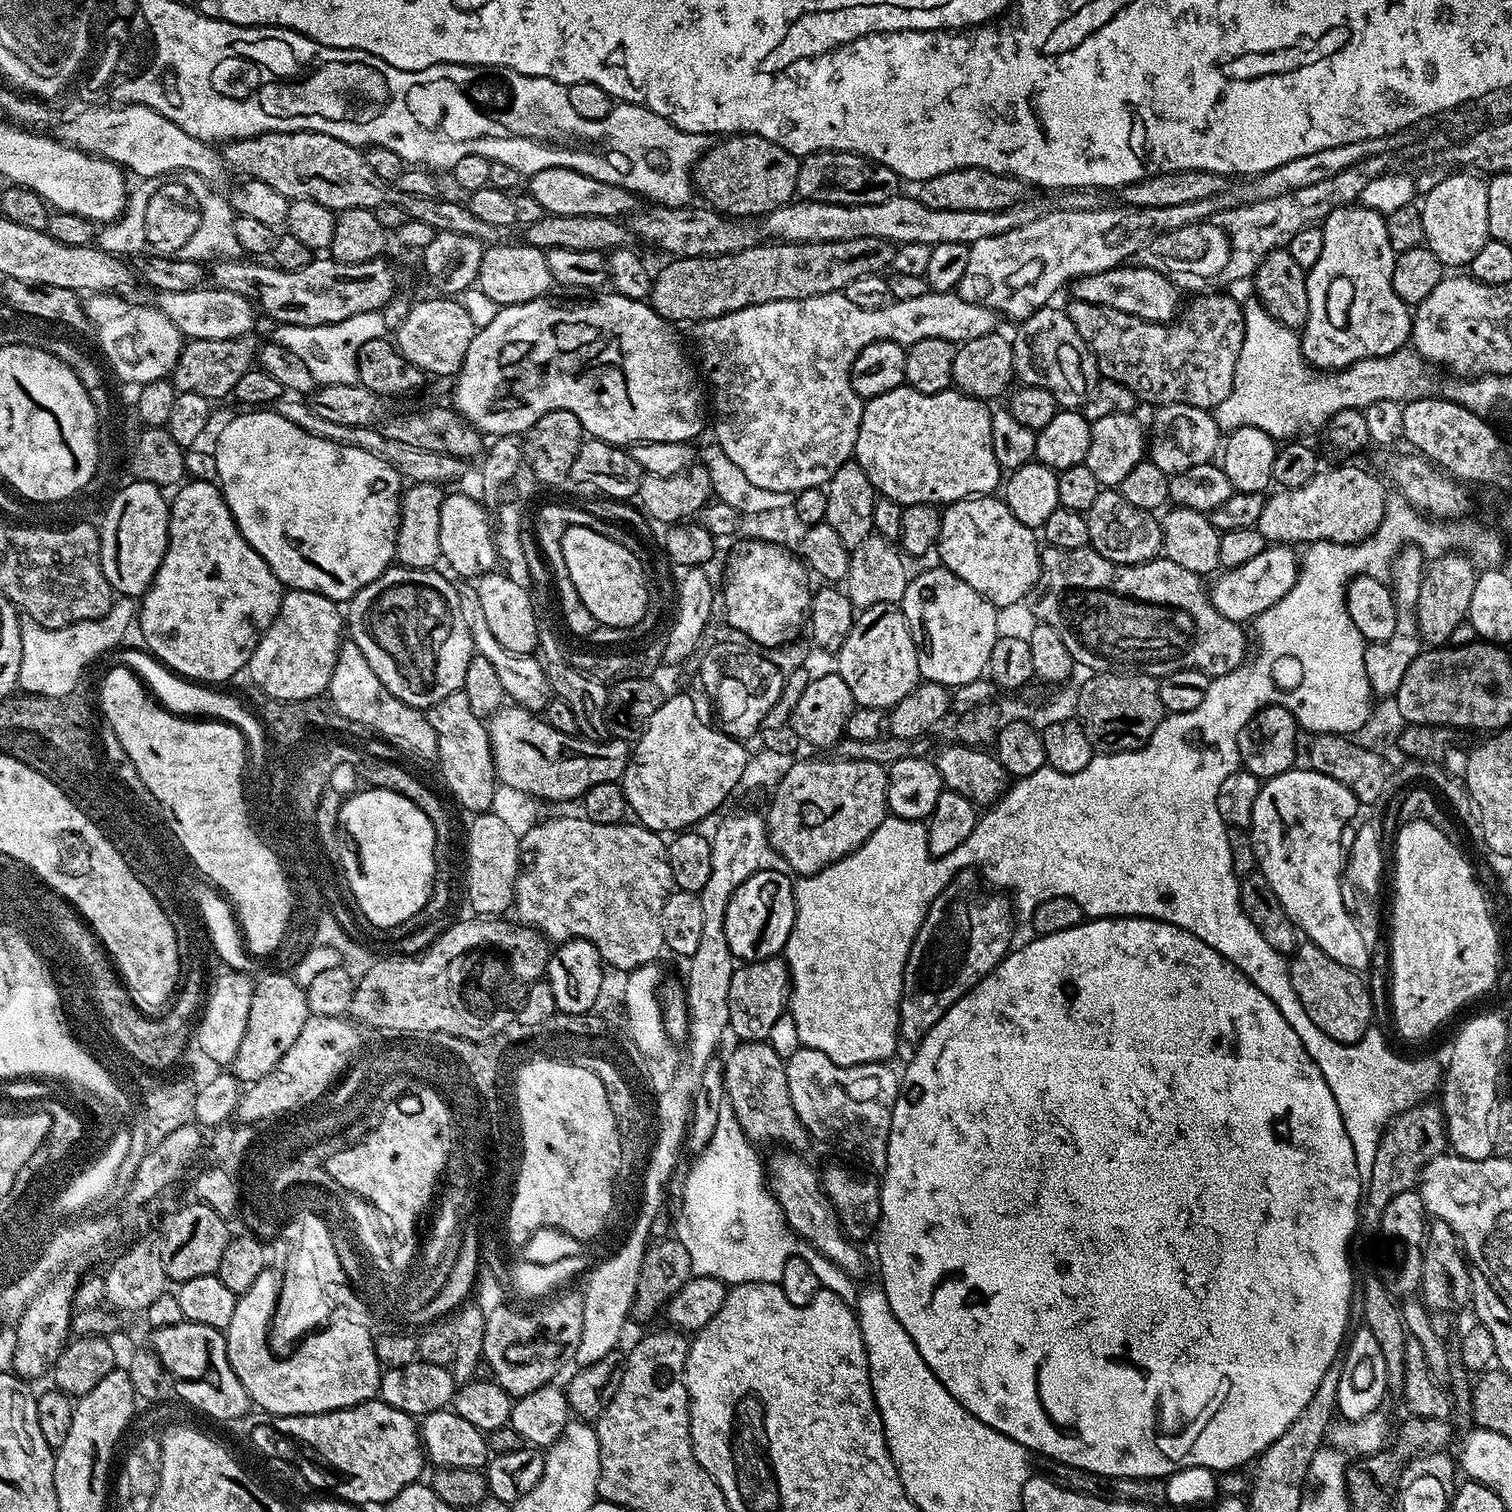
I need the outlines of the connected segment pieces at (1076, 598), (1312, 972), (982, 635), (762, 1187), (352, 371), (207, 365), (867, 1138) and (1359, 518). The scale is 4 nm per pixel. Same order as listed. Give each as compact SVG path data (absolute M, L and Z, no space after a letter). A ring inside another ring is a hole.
M1091 546L1079 548L1078 550L1058 550L1057 548L1045 547L1040 553L1040 573L1038 582L1033 586L1032 591L1026 597L1026 605L1032 611L1032 620L1054 626L1058 630L1058 635L1062 637L1062 642L1066 642L1066 650L1070 650L1073 661L1084 668L1092 668L1093 673L1110 672L1113 670L1131 670L1133 672L1143 672L1145 676L1161 677L1170 674L1174 670L1190 670L1197 668L1199 672L1204 672L1209 678L1230 674L1237 666L1244 663L1246 653L1250 648L1250 640L1244 637L1244 632L1239 623L1230 618L1222 618L1218 610L1214 610L1209 589L1204 584L1201 577L1194 575L1190 570L1182 570L1178 562L1170 562L1167 558L1157 558L1147 560L1144 564L1115 564L1102 554L1098 554Z
M1304 942L1297 947L1288 965L1292 988L1298 994L1306 1014L1331 1040L1339 1044L1357 1044L1374 1024L1372 994L1361 973L1334 962L1316 944Z
M935 567L917 576L915 573L909 579L902 607L916 643L921 681L943 684L947 689L955 690L985 675L990 650L994 650L998 635L998 609L950 569Z
M724 1103L718 1114L718 1127L710 1142L695 1157L692 1169L684 1180L684 1193L680 1196L680 1217L674 1220L675 1239L686 1246L690 1254L693 1276L718 1278L724 1284L779 1284L782 1270L792 1256L797 1255L798 1238L786 1221L766 1183L766 1172L762 1160L756 1157L757 1149L745 1135L734 1110Z
M383 311L354 314L342 322L323 324L322 326L294 326L276 324L275 343L286 346L286 350L298 354L310 374L314 374L317 385L355 384L360 379L358 374L358 354L362 346L371 340L379 340L385 335Z
M246 335L237 340L188 340L181 347L180 357L170 377L177 393L202 394L210 402L216 402L223 396L231 397L234 386L238 386L238 378L249 372L257 359L258 344L252 339L251 335Z
M801 1048L786 1061L786 1082L790 1086L790 1102L794 1102L794 1110L798 1114L800 1124L813 1141L815 1140L840 1140L840 1148L844 1152L853 1152L860 1156L865 1164L865 1169L873 1173L883 1173L886 1166L886 1150L888 1149L888 1135L890 1122L894 1114L896 1099L900 1093L901 1077L892 1069L888 1062L879 1064L855 1064L842 1066L830 1062L822 1050Z
M1364 468L1321 470L1306 486L1280 488L1273 496L1269 495L1255 528L1269 545L1361 544L1376 533L1384 517L1385 481L1377 476L1371 476Z

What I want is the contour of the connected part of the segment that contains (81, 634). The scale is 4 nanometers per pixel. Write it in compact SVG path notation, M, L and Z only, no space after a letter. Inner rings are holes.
M116 598L112 601L112 609L102 618L97 620L83 620L65 628L43 628L38 622L27 618L21 619L20 633L22 634L22 666L20 667L19 687L25 693L38 696L69 697L77 691L76 683L80 675L87 670L103 652L108 652L128 632L128 627L133 627L138 616L138 604L132 598Z

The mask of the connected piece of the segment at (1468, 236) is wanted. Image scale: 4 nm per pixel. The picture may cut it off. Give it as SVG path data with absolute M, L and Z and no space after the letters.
M1448 174L1434 190L1423 196L1419 210L1422 214L1424 244L1442 261L1445 269L1463 269L1472 261L1474 254L1486 246L1490 238L1490 210L1486 207L1487 201L1488 185L1476 174Z

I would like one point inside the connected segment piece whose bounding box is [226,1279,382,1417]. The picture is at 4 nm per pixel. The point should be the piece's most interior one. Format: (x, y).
(336, 1367)

